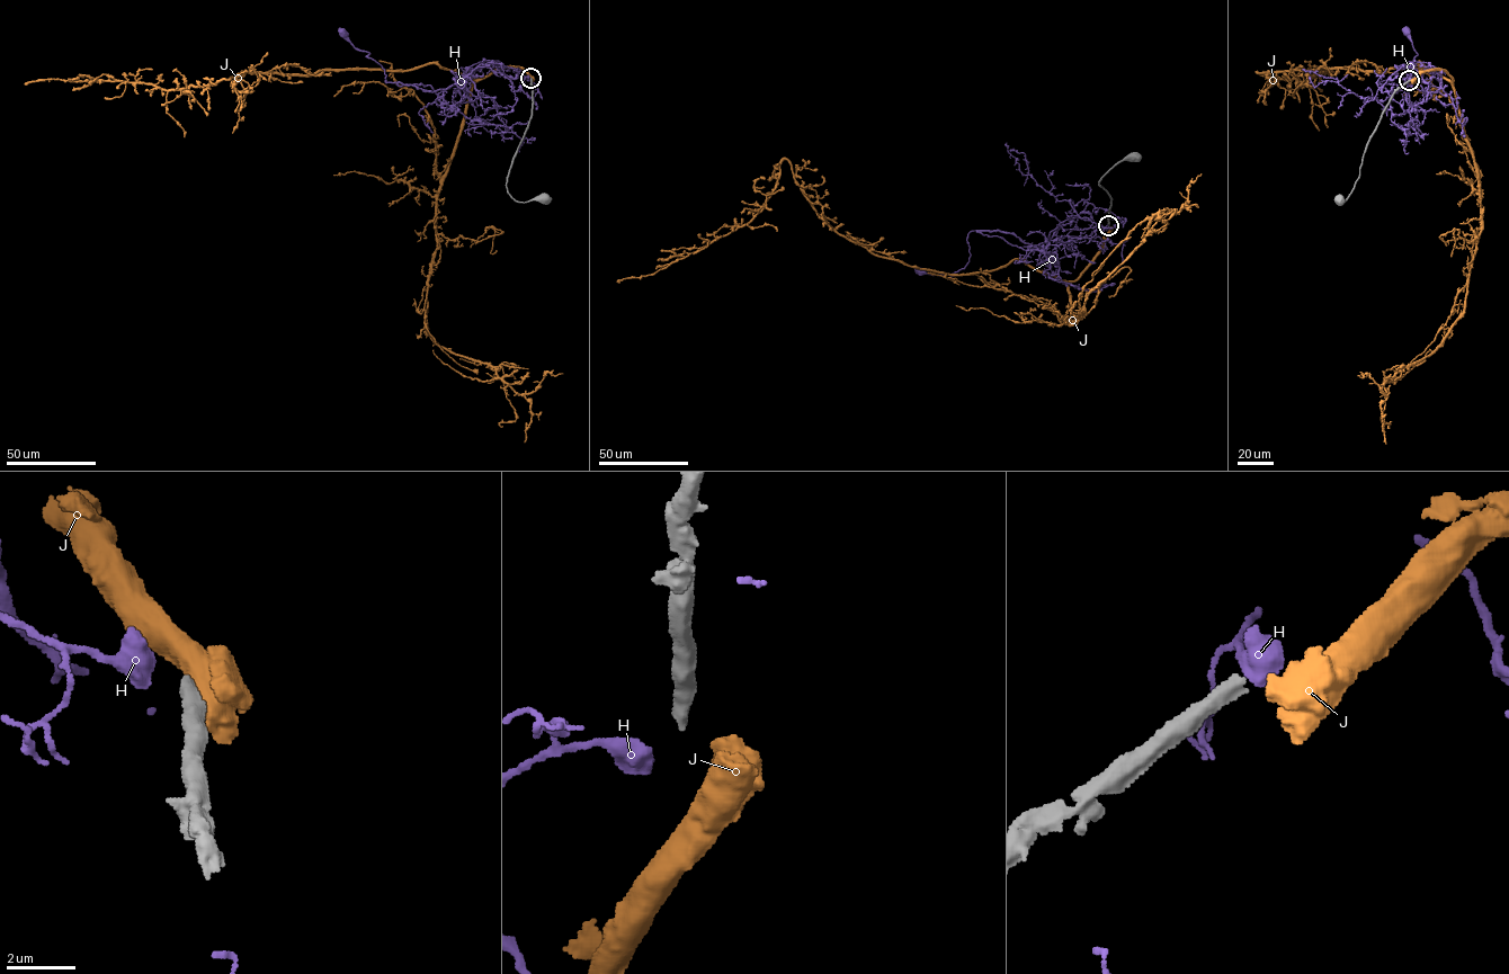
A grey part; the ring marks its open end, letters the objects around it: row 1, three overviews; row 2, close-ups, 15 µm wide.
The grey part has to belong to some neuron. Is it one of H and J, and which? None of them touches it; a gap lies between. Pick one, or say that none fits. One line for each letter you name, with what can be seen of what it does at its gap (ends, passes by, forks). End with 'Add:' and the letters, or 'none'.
Add: none

